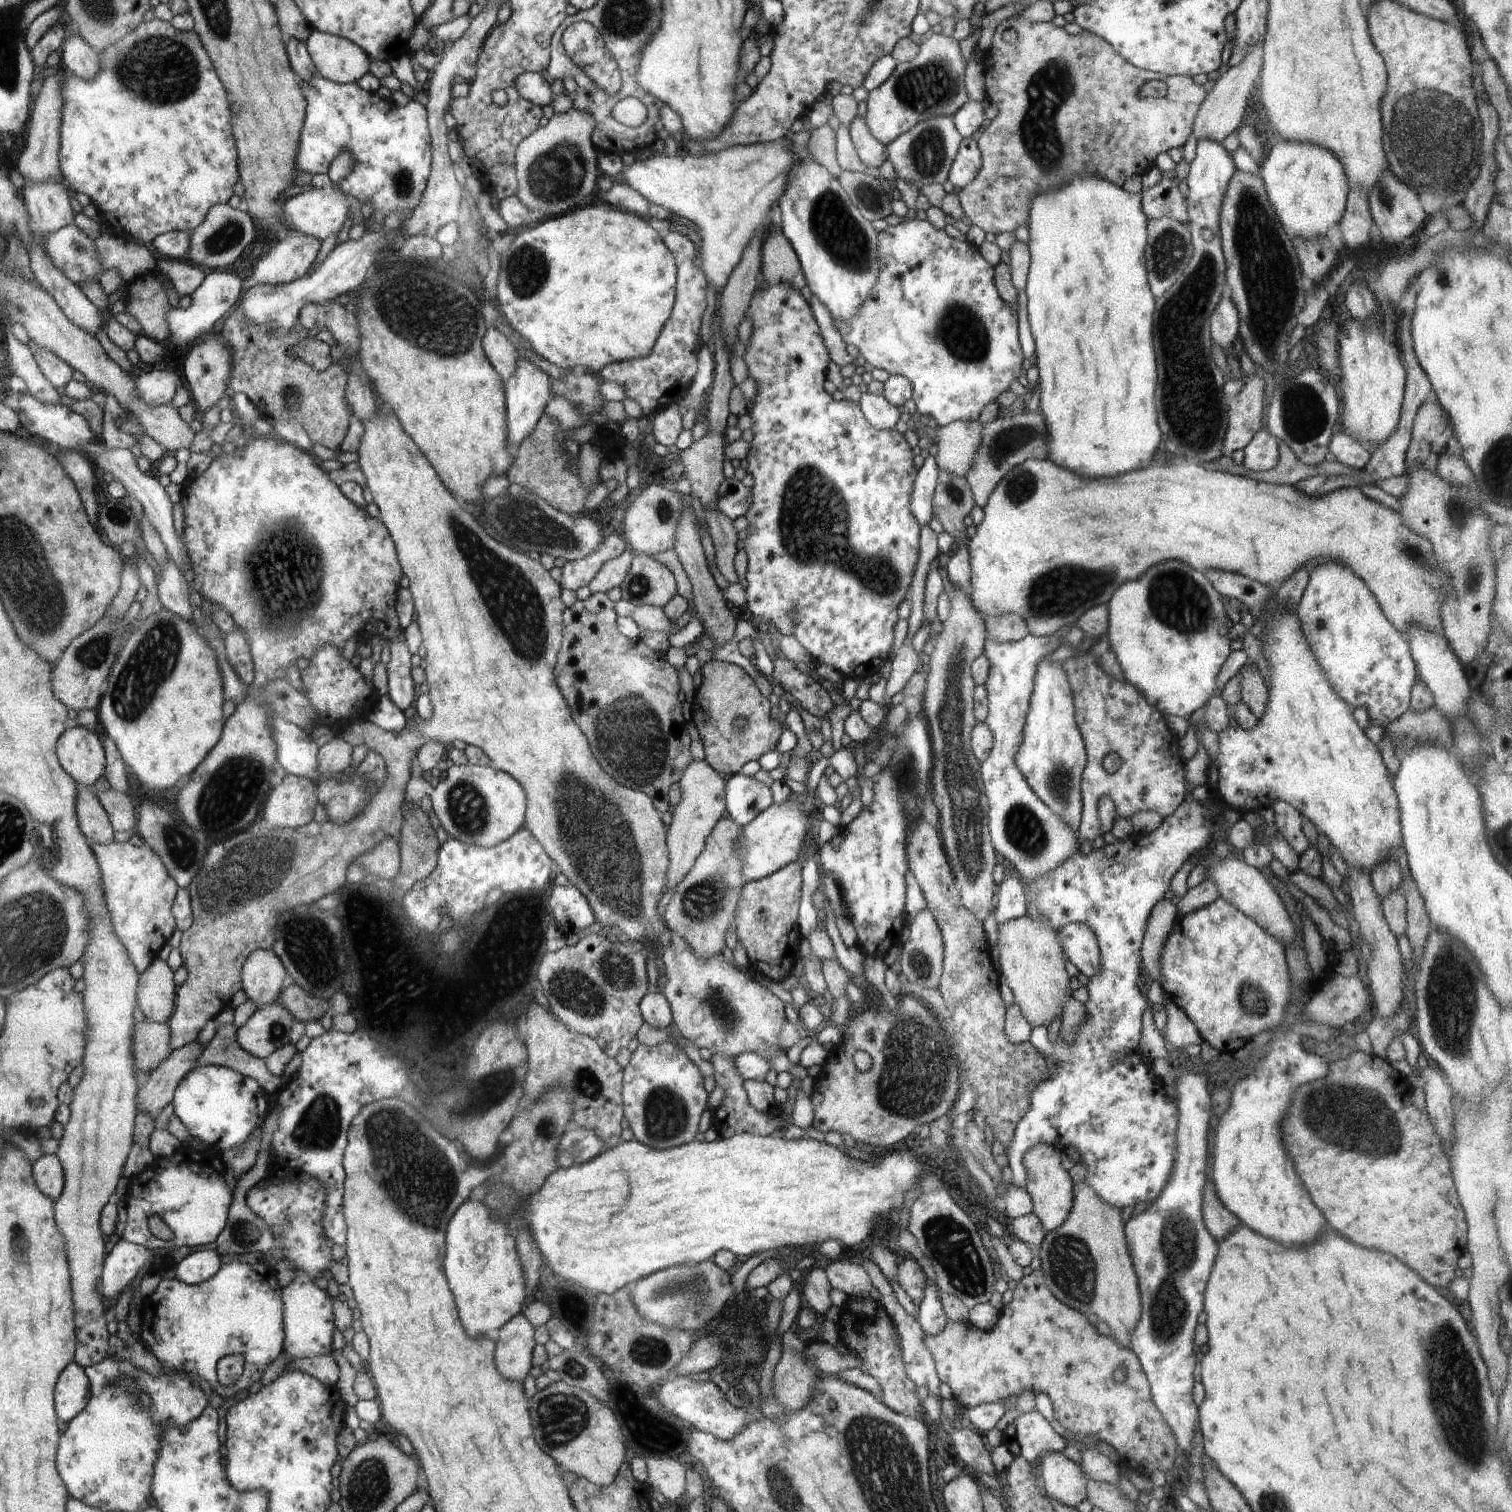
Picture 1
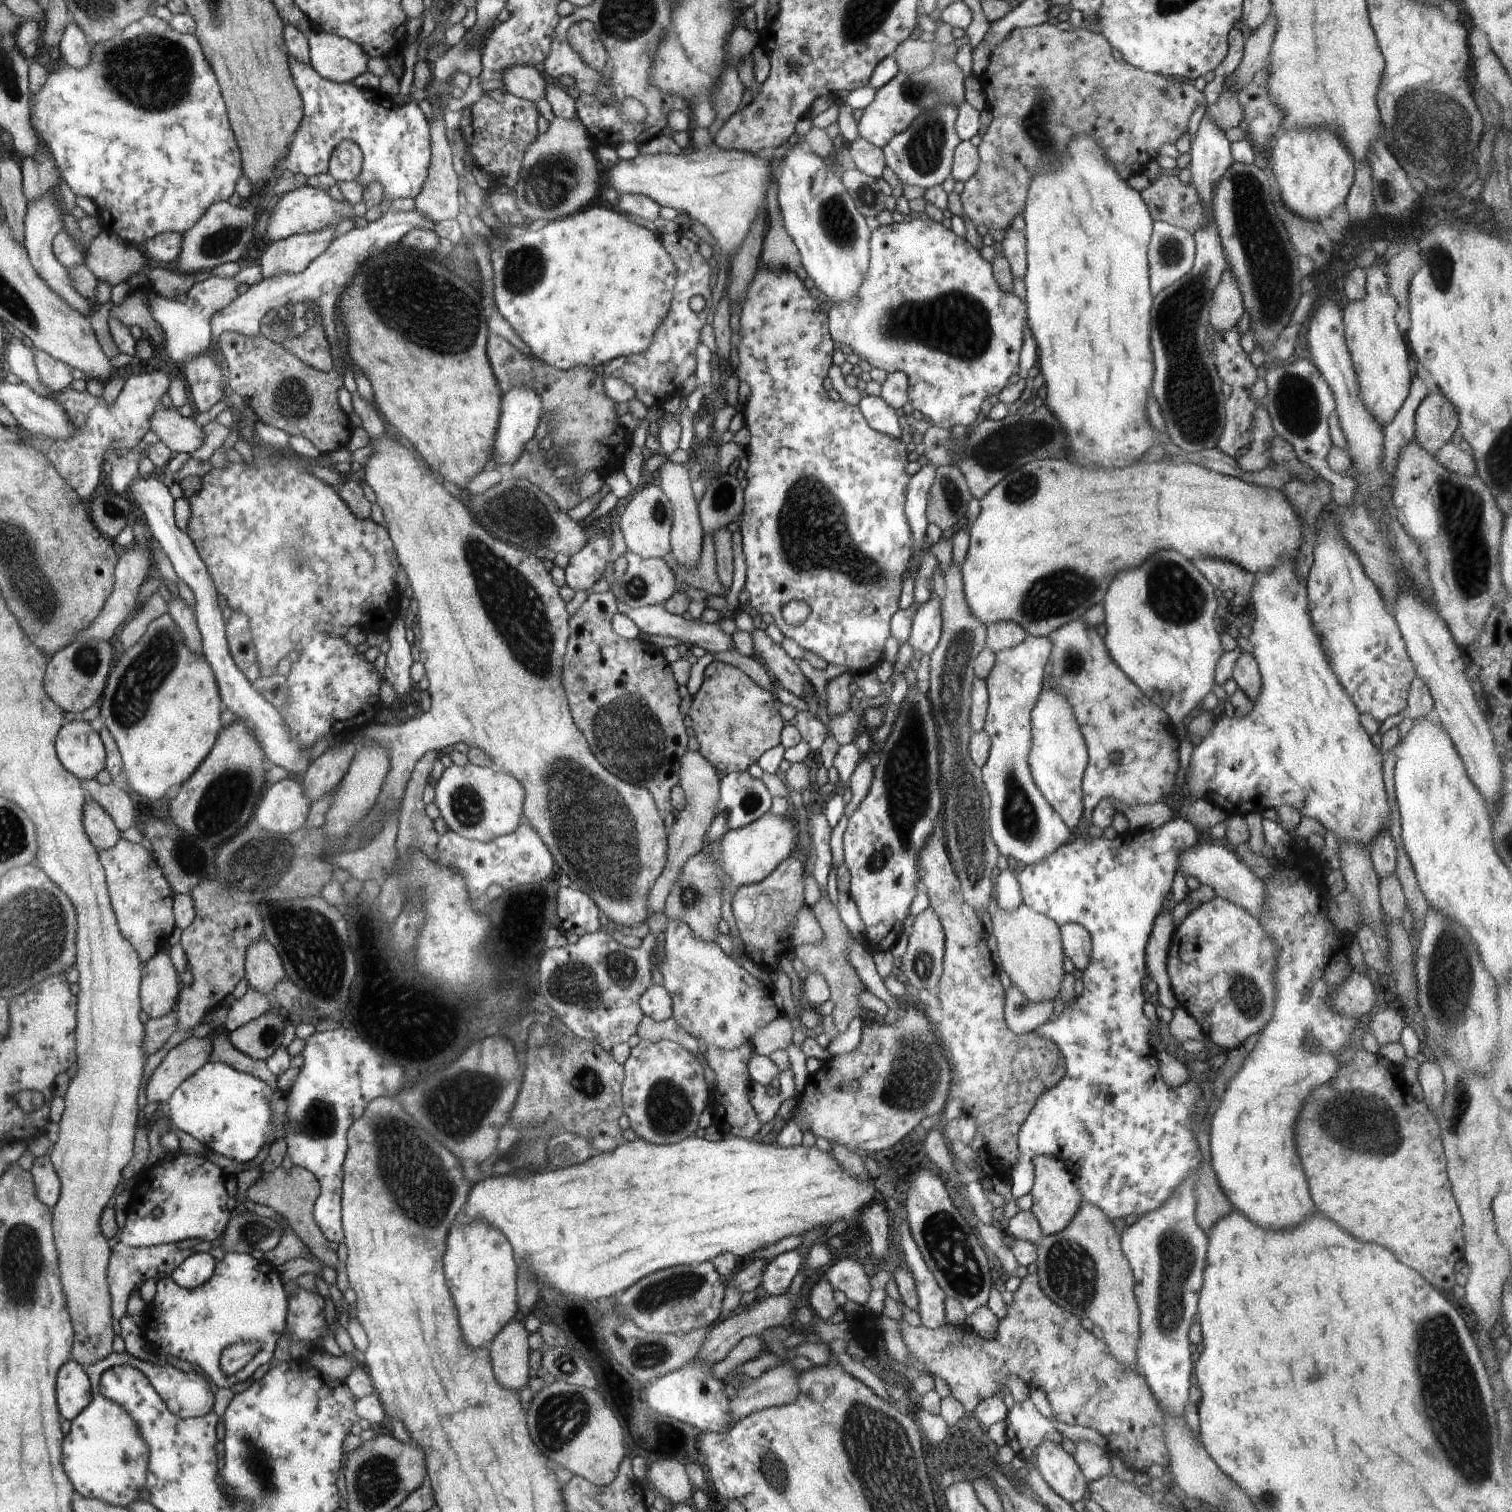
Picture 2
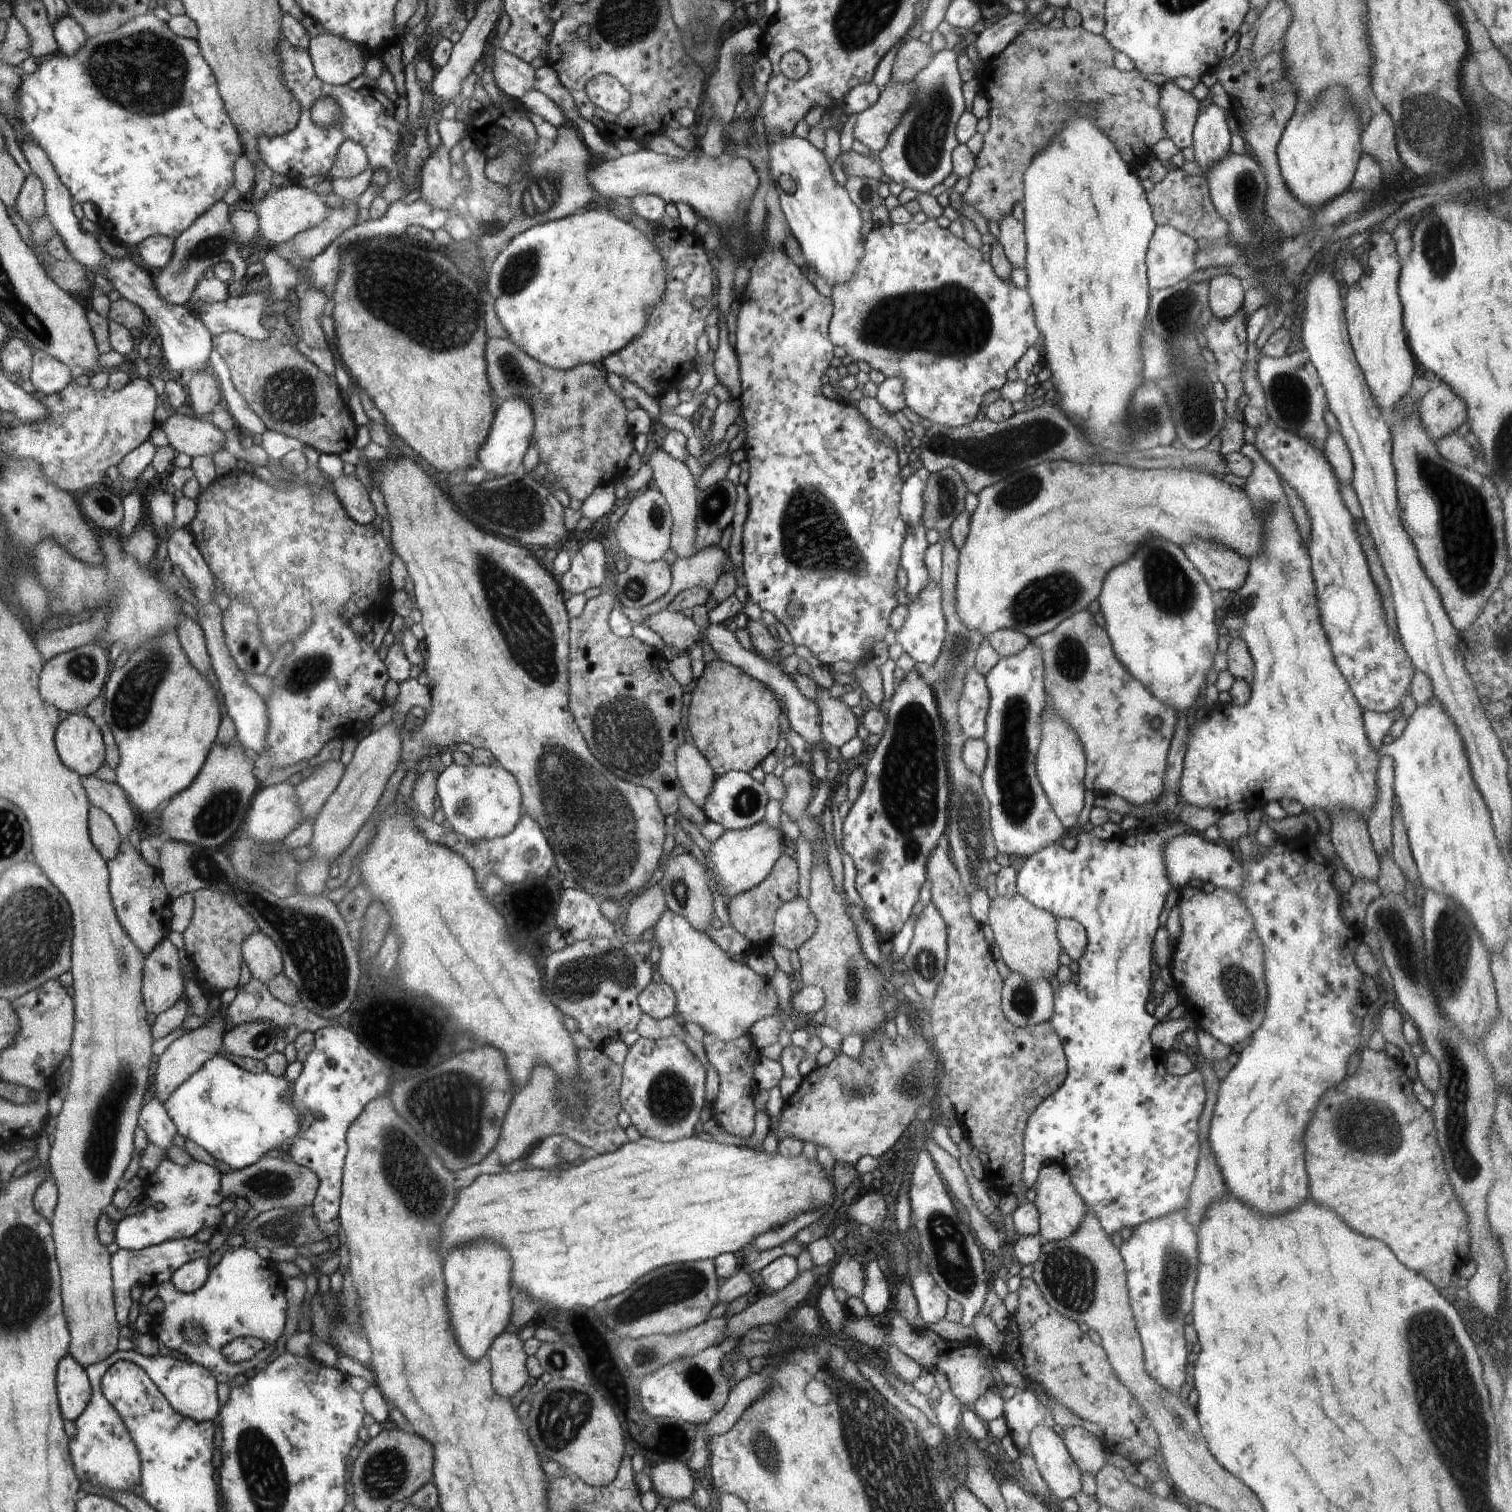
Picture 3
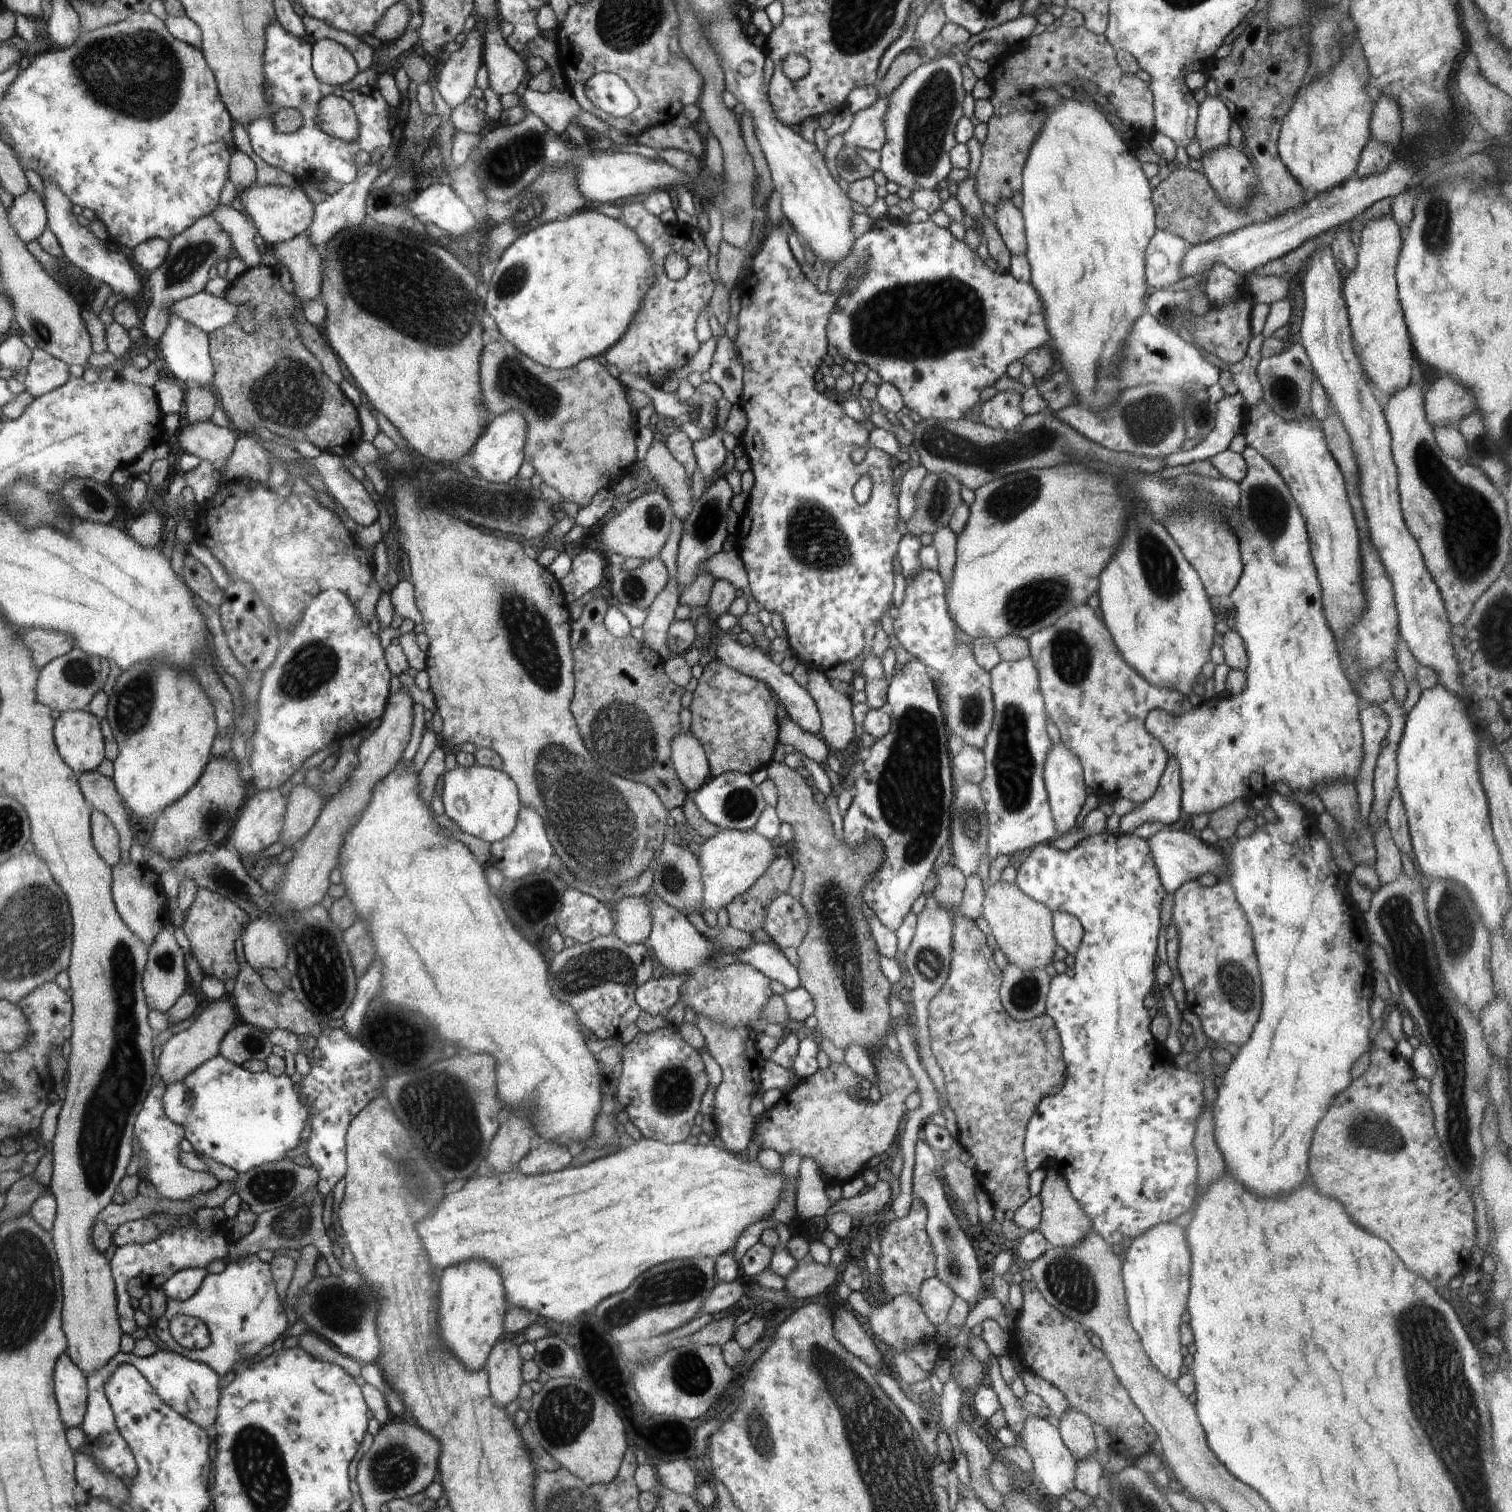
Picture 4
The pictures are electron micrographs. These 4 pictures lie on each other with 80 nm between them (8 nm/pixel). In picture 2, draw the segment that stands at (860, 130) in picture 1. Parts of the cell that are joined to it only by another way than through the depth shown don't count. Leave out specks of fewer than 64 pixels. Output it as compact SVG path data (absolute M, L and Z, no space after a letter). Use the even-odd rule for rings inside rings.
M856 138L848 145L846 151L848 166L853 166L858 172L866 174L876 180L882 178L885 160L882 149L872 146L864 138Z

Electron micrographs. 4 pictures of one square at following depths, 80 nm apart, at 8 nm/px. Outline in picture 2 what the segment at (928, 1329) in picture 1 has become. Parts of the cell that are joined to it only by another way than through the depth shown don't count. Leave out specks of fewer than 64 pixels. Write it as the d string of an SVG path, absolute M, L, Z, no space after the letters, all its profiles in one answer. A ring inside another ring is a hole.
M901 1216L899 1226L900 1247L906 1259L906 1268L914 1276L916 1294L918 1294L919 1311L922 1325L930 1329L941 1328L947 1323L945 1316L944 1292L938 1286L932 1272L927 1268L912 1237L909 1223Z

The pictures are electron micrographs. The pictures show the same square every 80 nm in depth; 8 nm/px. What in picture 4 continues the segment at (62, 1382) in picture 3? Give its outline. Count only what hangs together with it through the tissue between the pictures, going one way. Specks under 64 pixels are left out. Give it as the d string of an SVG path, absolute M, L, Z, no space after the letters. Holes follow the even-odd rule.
M66 1352L58 1357L54 1370L53 1379L60 1418L66 1428L79 1427L87 1411L87 1377Z

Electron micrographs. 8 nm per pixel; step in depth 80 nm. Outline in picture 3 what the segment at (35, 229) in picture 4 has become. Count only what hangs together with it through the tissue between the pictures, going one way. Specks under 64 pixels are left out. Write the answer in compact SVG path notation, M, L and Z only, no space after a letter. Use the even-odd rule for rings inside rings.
M37 174L25 175L25 181L17 198L17 214L31 227L34 219L44 215L45 192Z

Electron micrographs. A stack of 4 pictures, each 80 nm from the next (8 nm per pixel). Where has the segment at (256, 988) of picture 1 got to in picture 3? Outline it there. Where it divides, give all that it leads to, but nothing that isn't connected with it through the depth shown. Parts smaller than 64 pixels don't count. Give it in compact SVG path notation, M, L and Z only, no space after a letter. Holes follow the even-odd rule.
M258 930L248 936L241 946L241 955L251 976L265 985L275 976L283 972L283 958L274 941Z

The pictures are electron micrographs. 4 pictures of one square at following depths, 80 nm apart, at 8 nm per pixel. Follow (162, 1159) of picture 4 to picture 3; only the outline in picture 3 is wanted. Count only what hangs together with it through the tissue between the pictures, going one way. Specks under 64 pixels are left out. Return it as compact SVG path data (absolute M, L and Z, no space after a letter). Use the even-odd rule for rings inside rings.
M149 1096L138 1115L138 1124L147 1134L148 1141L167 1149L177 1134L174 1122L170 1120L164 1105L154 1096ZM164 1158L153 1175L146 1182L142 1195L149 1198L152 1202L143 1211L125 1217L117 1222L115 1228L115 1241L120 1249L143 1249L151 1247L169 1240L183 1239L194 1237L194 1235L202 1228L209 1228L213 1235L220 1232L221 1227L228 1222L231 1217L222 1212L220 1204L225 1200L225 1194L221 1189L222 1173L212 1165L200 1163L193 1160L187 1165L178 1165L168 1158ZM155 1204L162 1204L163 1211L157 1211Z

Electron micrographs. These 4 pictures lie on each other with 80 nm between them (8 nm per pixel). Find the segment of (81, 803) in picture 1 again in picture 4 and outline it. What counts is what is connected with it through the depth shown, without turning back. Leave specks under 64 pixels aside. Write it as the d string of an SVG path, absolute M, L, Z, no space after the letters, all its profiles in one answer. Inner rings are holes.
M94 809L91 812L90 828L96 852L116 871L120 864L120 839L114 825L103 812Z

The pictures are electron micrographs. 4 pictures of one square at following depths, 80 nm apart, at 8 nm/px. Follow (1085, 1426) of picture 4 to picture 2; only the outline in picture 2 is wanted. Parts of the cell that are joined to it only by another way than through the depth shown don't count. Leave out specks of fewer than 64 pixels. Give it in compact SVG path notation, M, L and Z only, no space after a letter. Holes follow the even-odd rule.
M1088 1441L1074 1442L1074 1448L1072 1456L1087 1482L1096 1481L1112 1473L1110 1454L1107 1449Z

